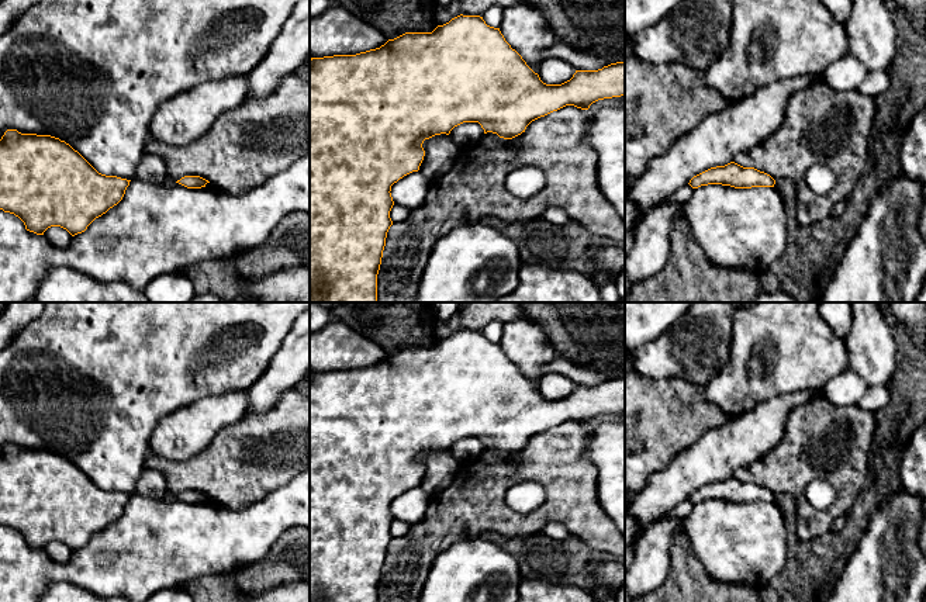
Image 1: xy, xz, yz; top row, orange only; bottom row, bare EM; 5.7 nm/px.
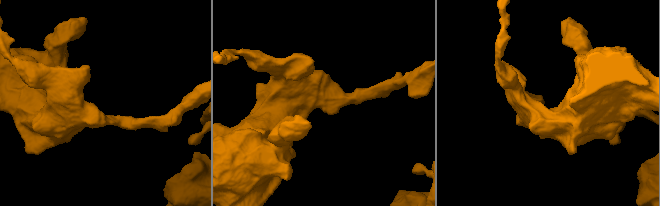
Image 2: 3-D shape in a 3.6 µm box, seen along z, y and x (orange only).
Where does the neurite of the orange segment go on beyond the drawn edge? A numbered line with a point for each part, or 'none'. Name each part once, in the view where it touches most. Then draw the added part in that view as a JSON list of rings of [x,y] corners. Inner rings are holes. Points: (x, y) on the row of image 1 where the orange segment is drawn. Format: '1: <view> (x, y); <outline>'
none

